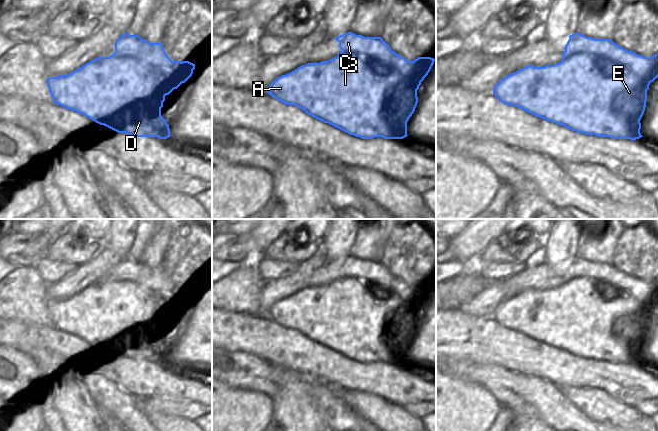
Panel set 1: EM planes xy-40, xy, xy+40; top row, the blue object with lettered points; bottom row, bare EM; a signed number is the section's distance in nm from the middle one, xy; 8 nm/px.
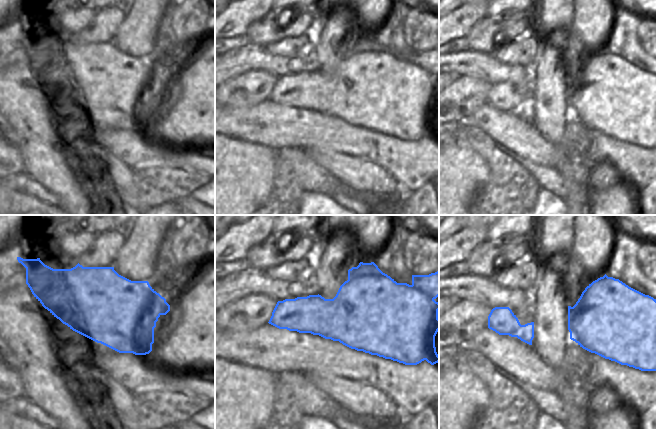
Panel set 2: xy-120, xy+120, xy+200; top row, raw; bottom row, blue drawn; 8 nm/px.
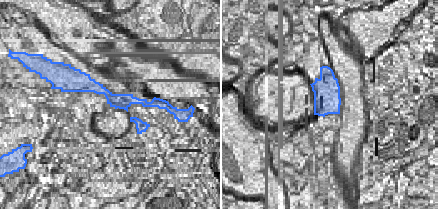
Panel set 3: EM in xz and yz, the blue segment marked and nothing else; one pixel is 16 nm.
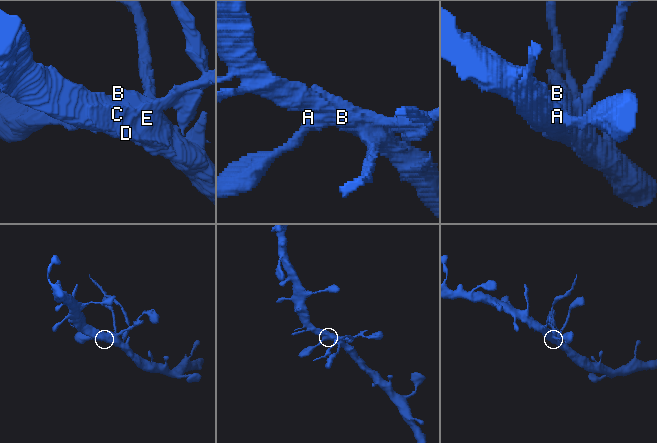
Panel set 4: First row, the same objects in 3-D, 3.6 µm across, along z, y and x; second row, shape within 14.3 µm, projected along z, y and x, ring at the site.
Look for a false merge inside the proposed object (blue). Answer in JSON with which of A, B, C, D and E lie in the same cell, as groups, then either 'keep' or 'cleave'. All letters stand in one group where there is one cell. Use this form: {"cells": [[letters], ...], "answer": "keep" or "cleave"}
{"cells": [["A", "C", "D", "E"], ["B"]], "answer": "cleave"}

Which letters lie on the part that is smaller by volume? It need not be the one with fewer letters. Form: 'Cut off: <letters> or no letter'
Cut off: B

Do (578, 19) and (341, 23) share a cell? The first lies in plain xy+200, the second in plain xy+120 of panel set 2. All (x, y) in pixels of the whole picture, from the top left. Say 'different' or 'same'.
different

